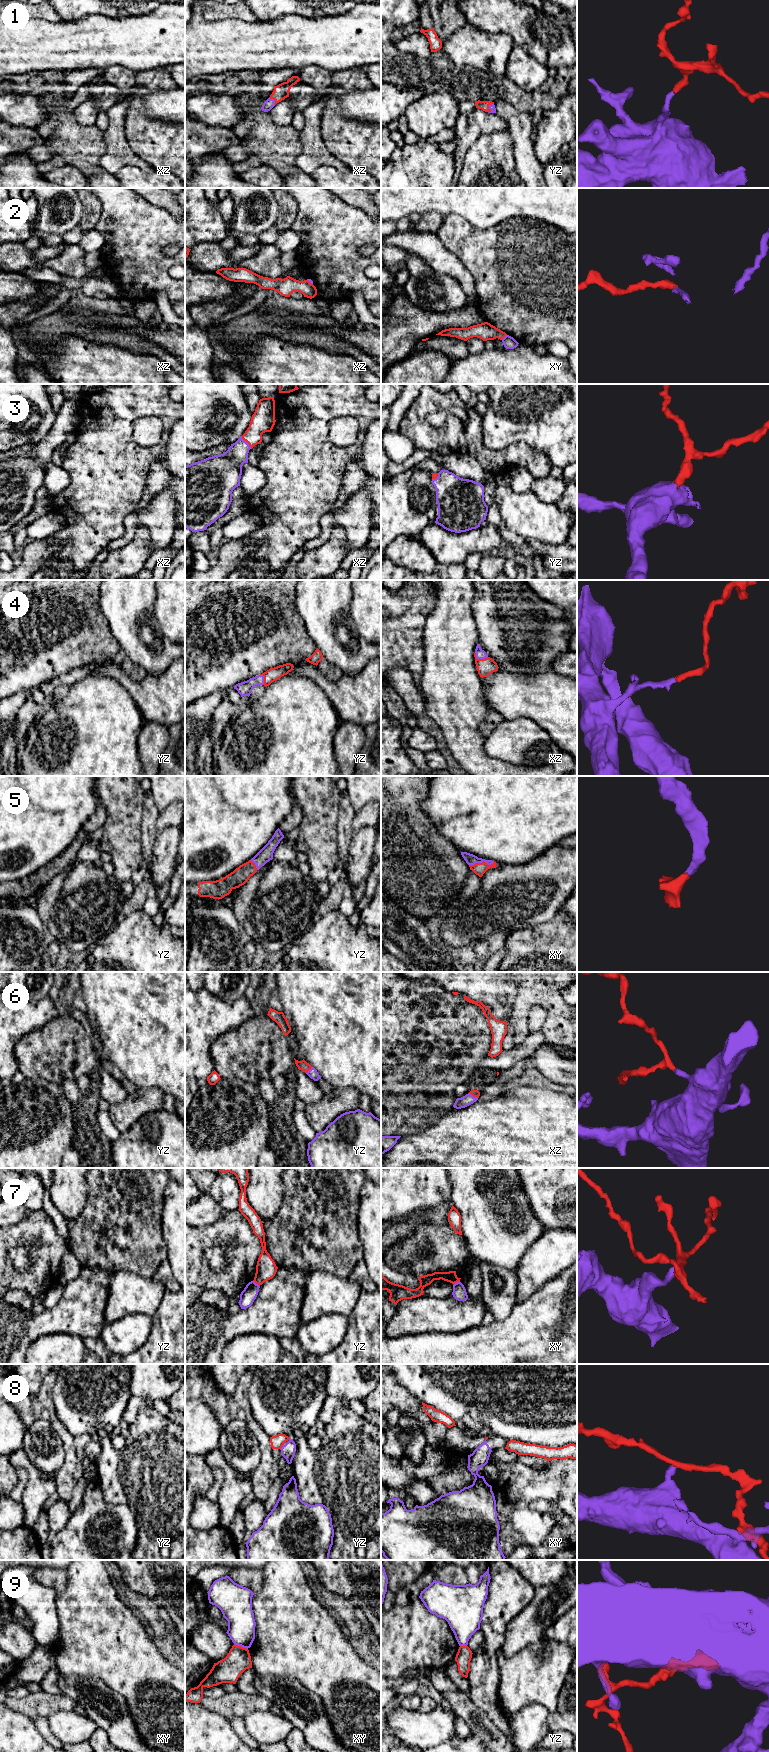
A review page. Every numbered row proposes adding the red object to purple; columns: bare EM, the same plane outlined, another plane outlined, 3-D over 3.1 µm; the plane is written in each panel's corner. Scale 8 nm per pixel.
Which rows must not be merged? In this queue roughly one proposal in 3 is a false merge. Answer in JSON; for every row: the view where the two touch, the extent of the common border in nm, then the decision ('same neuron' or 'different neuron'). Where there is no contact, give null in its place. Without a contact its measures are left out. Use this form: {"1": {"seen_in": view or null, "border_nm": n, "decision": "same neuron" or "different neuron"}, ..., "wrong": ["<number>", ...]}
{"1": {"seen_in": "xz", "border_nm": 80, "decision": "same neuron"}, "2": {"seen_in": "xy", "border_nm": 60, "decision": "different neuron"}, "3": {"seen_in": "xz", "border_nm": 130, "decision": "same neuron"}, "4": {"seen_in": "xz", "border_nm": 110, "decision": "same neuron"}, "5": {"seen_in": "xy", "border_nm": 200, "decision": "same neuron"}, "6": {"seen_in": "xz", "border_nm": 90, "decision": "same neuron"}, "7": {"seen_in": "yz", "border_nm": 80, "decision": "different neuron"}, "8": {"seen_in": "yz", "border_nm": 50, "decision": "different neuron"}, "9": {"seen_in": "xy", "border_nm": 120, "decision": "different neuron"}, "wrong": ["2", "7", "8", "9"]}

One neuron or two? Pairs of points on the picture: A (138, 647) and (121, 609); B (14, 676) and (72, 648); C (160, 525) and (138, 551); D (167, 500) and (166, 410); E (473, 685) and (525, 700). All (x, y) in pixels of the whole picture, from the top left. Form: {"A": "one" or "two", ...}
{"A": "one", "B": "one", "C": "two", "D": "two", "E": "two"}

